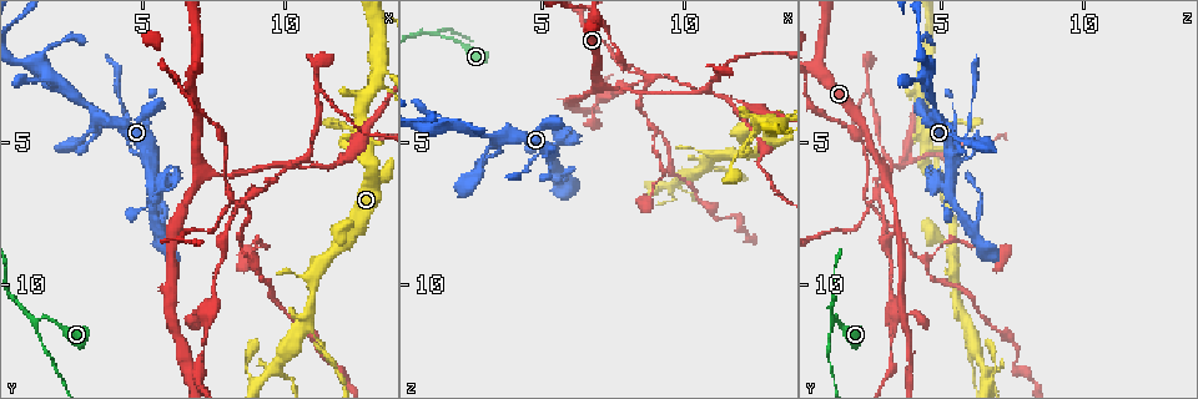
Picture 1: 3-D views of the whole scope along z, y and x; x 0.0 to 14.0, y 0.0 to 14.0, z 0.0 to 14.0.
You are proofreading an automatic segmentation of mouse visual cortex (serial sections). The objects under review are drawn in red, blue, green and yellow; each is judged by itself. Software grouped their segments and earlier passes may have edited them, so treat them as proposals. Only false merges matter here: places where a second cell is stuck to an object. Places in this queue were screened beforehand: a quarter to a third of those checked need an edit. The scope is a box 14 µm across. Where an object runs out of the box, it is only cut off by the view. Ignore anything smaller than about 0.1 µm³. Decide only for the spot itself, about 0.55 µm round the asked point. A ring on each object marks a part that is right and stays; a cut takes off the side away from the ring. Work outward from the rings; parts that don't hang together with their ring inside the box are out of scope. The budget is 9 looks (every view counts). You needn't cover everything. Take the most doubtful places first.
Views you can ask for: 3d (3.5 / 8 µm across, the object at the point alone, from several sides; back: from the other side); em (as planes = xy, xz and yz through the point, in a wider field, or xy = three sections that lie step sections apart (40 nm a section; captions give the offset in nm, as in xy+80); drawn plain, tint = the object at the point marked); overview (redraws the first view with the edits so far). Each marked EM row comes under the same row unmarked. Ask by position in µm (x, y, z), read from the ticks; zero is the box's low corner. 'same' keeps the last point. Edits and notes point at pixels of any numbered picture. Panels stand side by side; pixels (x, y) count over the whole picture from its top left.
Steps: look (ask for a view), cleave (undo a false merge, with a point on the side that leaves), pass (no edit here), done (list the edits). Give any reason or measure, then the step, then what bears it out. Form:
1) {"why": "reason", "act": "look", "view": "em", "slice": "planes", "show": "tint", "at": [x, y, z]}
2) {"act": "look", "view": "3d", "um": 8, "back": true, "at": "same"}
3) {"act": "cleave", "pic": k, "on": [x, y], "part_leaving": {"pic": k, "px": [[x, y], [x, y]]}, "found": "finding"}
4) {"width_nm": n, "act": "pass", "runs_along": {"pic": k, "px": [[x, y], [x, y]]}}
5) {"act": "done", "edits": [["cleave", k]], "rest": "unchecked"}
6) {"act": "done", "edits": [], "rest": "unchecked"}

{"why": "abrupt turn", "act": "look", "view": "3d", "um": 3.5, "back": true, "at": [1.3, 11.3, 1.2]}

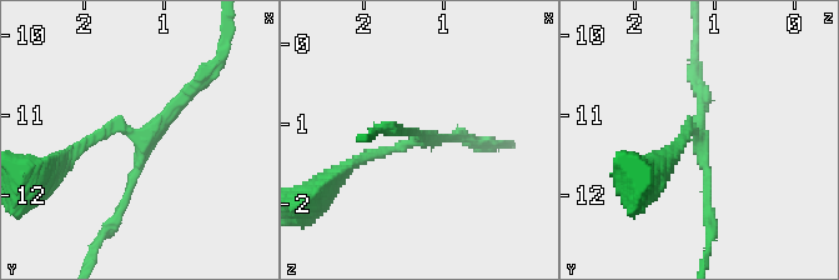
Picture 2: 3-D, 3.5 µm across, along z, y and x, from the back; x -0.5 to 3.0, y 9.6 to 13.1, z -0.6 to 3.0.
{"arms": 3, "arm_widths_nm": [150, 150, 150], "why": "now the EM", "act": "look", "view": "em", "slice": "xy", "step": 2, "show": "tint", "at": [1.25, 11.30, 1.15]}

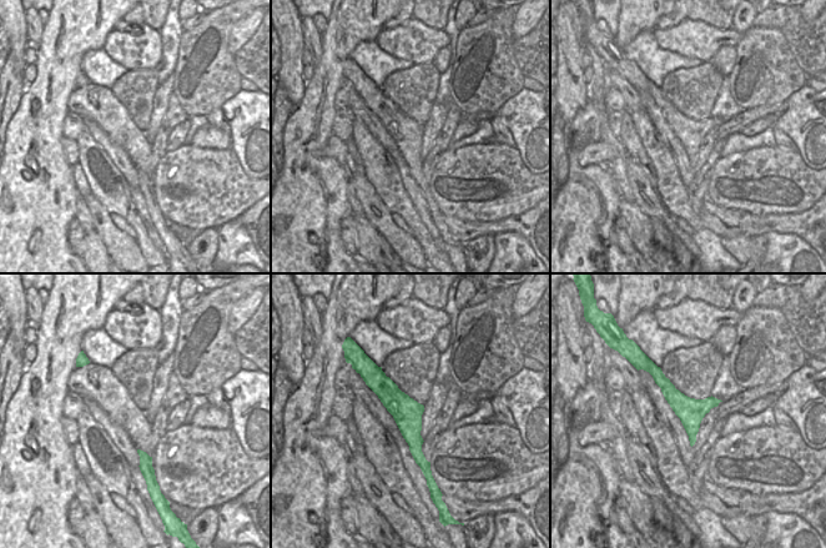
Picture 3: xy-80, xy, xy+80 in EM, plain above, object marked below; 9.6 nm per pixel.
{"act": "pass", "runs_along": {"pic": 3, "px": [[378, 371], [423, 466]]}, "found": "one cell here"}

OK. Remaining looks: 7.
{"why": "four-way junction", "act": "look", "view": "3d", "um": 3.5, "at": [13.3, 2.5, 4.2]}

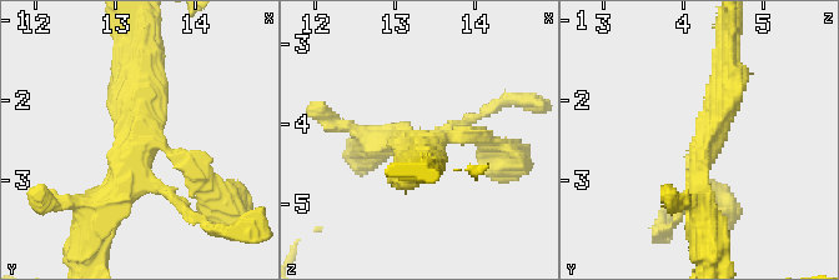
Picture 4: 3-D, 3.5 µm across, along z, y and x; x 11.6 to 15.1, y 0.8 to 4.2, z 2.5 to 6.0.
{"arms": 4, "arm_widths_nm": [150, 150, 350, 350], "act": "look", "view": "em", "slice": "planes", "show": "tint", "at": [13.35, 2.55, 4.25]}

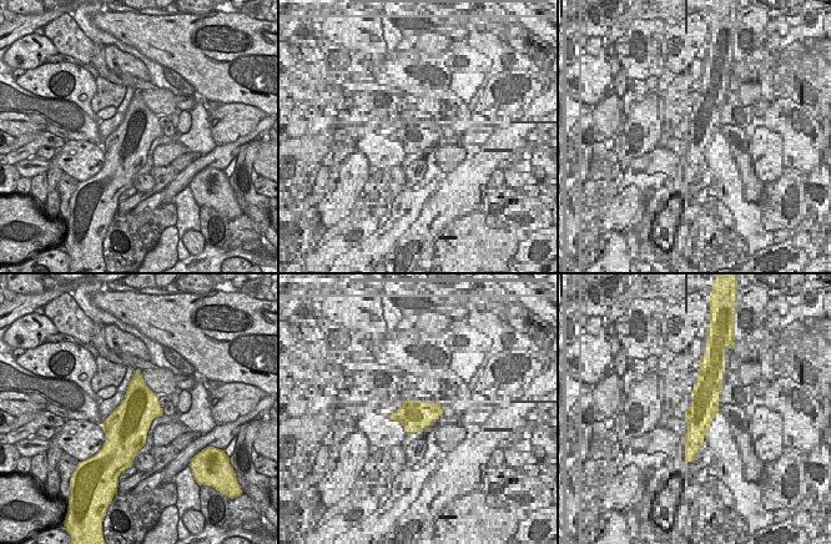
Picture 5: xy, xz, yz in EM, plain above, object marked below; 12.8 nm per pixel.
{"act": "pass", "runs_along": {"pic": 4, "px": [[99, 214], [141, 145], [134, 68]]}, "found": "one cell here"}

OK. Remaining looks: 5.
{"why": "three arms meet", "act": "look", "view": "3d", "um": 3.5, "at": [7.1, 6.0, 3.1]}

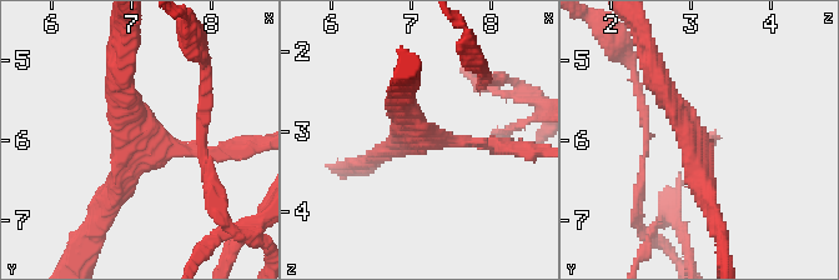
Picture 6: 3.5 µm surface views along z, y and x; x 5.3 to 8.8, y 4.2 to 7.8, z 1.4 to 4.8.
{"arms": 3, "arm_widths_nm": [150, 300, 300], "act": "look", "view": "em", "slice": "planes", "show": "tint", "at": [7.15, 5.95, 3.05]}

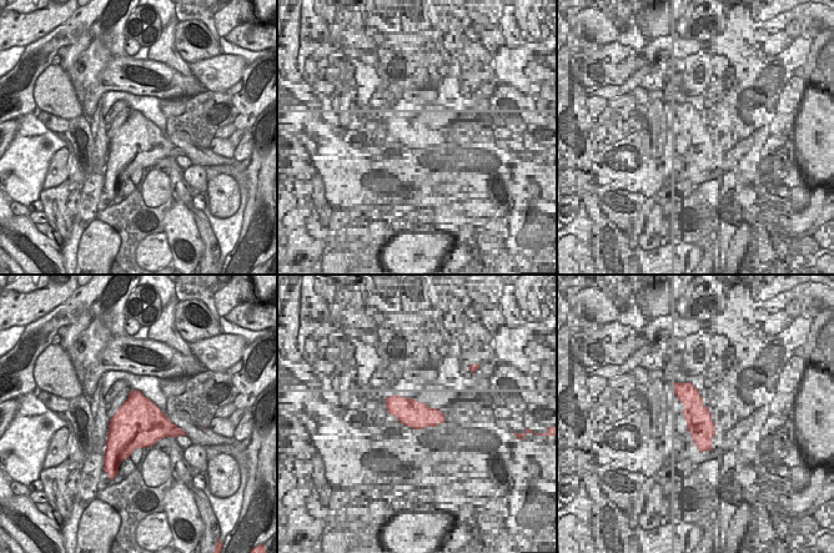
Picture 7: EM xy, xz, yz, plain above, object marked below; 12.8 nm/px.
{"act": "pass", "runs_along": {"pic": 6, "px": [[122, 73], [149, 141], [226, 153]]}, "found": "all the same cell"}

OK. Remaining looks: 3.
{"why": "narrows sharply", "act": "look", "view": "em", "slice": "xy", "step": 2, "show": "tint", "at": [10.4, 5.6, 3.2]}

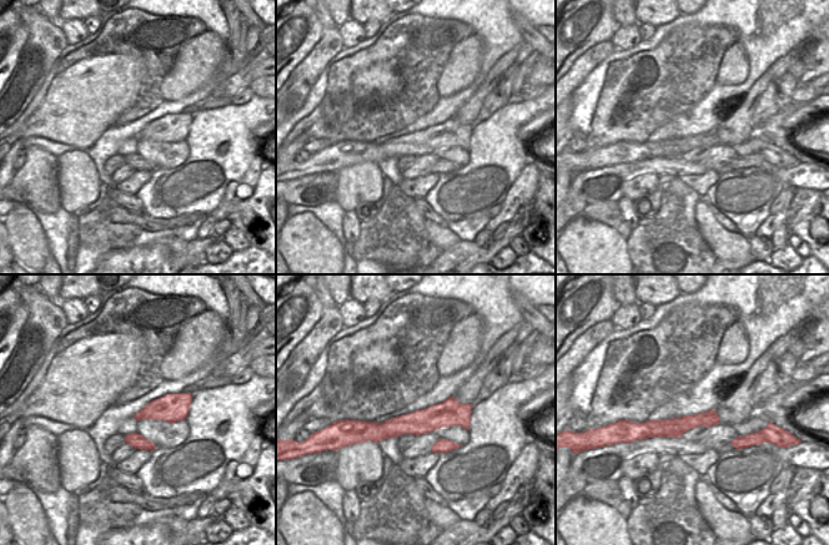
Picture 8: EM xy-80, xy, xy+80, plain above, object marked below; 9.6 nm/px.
{"act": "look", "view": "3d", "um": 3.5, "at": "same"}

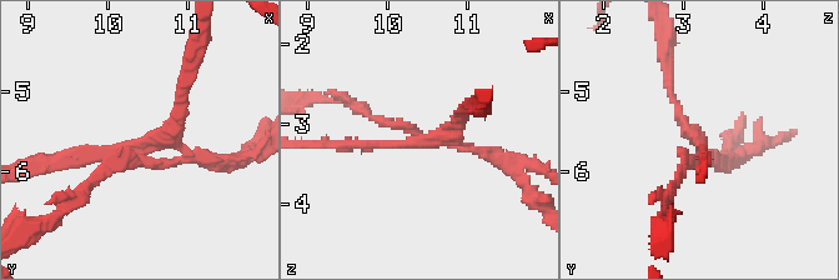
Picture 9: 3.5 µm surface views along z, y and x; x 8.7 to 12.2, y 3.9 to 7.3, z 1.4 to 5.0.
{"arms": 4, "arm_widths_nm": [150, 150, 150, 150], "act": "cleave", "pic": 9, "on": [101, 169], "part_leaving": {"pic": 9, "px": [[139, 158], [107, 170], [46, 220]]}, "found": "a second cell is stuck on"}

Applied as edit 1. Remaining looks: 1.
{"act": "done", "edits": [["cleave", 9]], "rest": "unchecked"}

